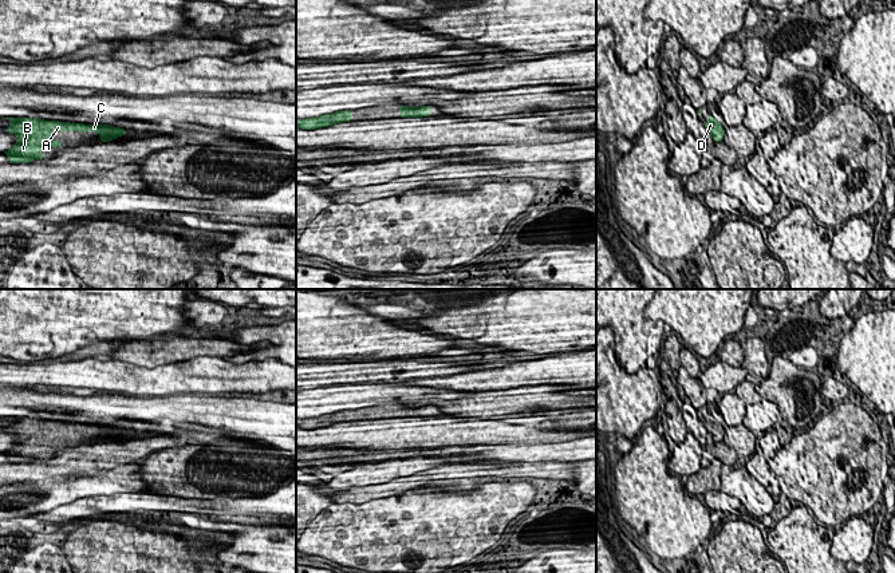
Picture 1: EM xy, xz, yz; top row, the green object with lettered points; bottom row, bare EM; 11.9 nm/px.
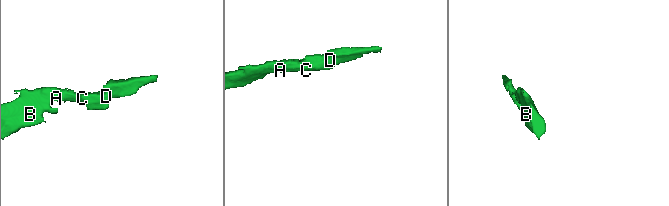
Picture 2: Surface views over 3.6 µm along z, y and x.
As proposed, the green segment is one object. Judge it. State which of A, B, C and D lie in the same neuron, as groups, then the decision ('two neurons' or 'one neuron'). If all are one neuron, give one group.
A B C D | one neuron

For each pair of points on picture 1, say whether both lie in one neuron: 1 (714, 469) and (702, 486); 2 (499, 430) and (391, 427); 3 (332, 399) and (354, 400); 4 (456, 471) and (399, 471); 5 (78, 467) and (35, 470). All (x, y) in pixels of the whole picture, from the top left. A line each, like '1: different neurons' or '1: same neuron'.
1: same neuron
2: same neuron
3: same neuron
4: different neurons
5: same neuron

